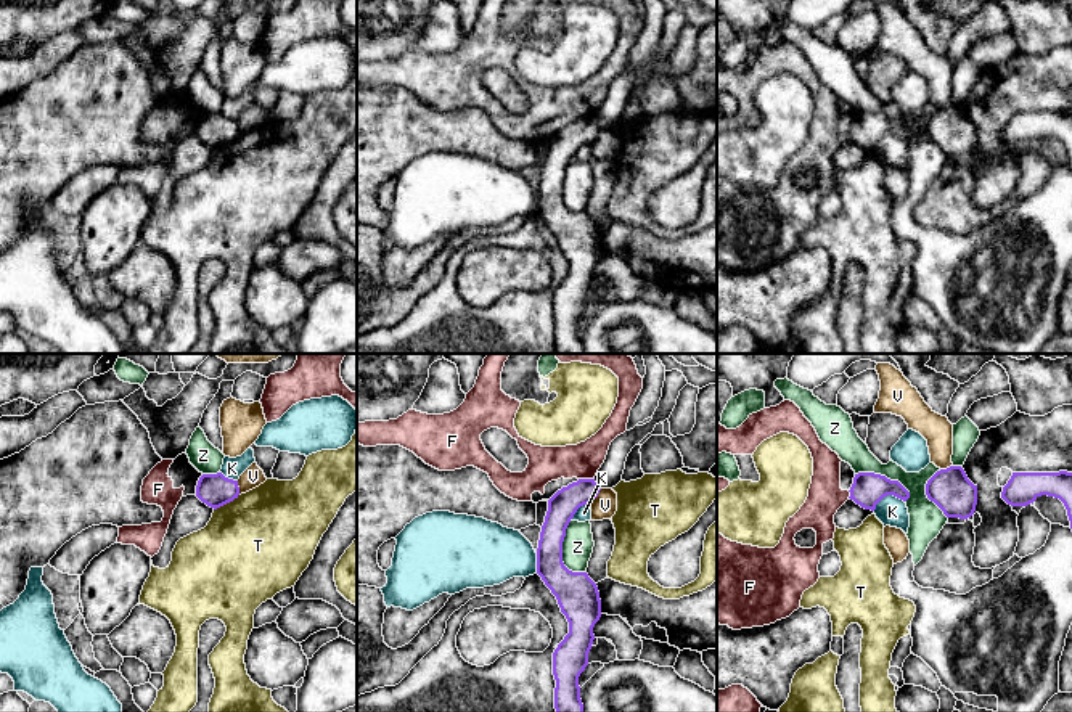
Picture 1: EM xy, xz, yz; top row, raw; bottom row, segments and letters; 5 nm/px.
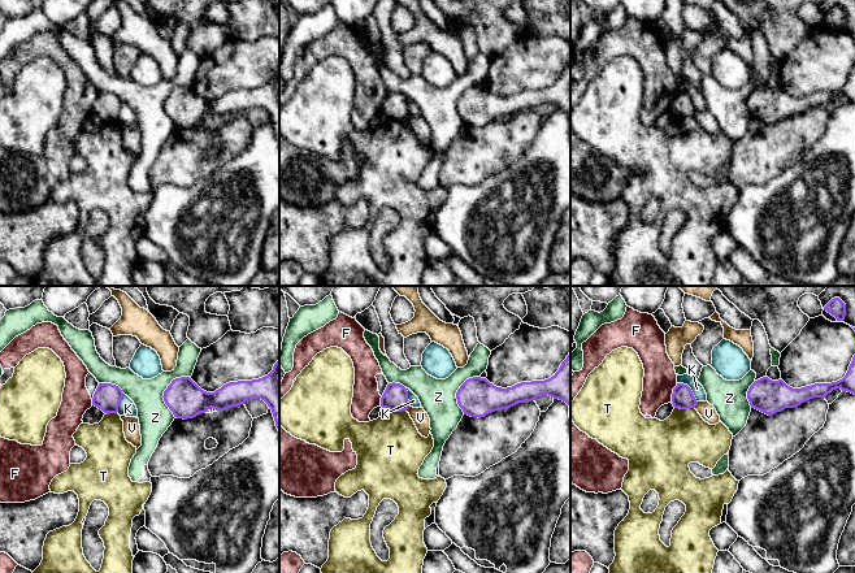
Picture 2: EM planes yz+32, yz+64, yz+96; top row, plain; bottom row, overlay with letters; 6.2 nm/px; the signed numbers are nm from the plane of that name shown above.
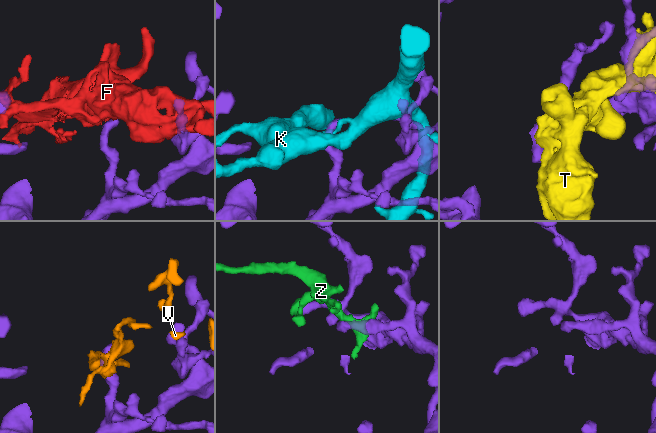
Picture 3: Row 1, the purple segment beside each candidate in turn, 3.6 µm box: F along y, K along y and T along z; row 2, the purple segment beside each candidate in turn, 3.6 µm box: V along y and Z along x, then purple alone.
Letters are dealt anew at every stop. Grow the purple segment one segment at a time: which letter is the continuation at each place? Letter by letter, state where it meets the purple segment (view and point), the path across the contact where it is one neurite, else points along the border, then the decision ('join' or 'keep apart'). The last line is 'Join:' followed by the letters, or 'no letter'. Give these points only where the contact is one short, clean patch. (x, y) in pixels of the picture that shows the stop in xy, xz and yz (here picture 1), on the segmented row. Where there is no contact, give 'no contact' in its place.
F: xz (587, 479) | keep apart
K: yz (887, 494) | keep apart
T: xy (225, 503) | keep apart
V: xz (597, 495) | keep apart
Z: xz (561, 552) | keep apart
Join: no letter

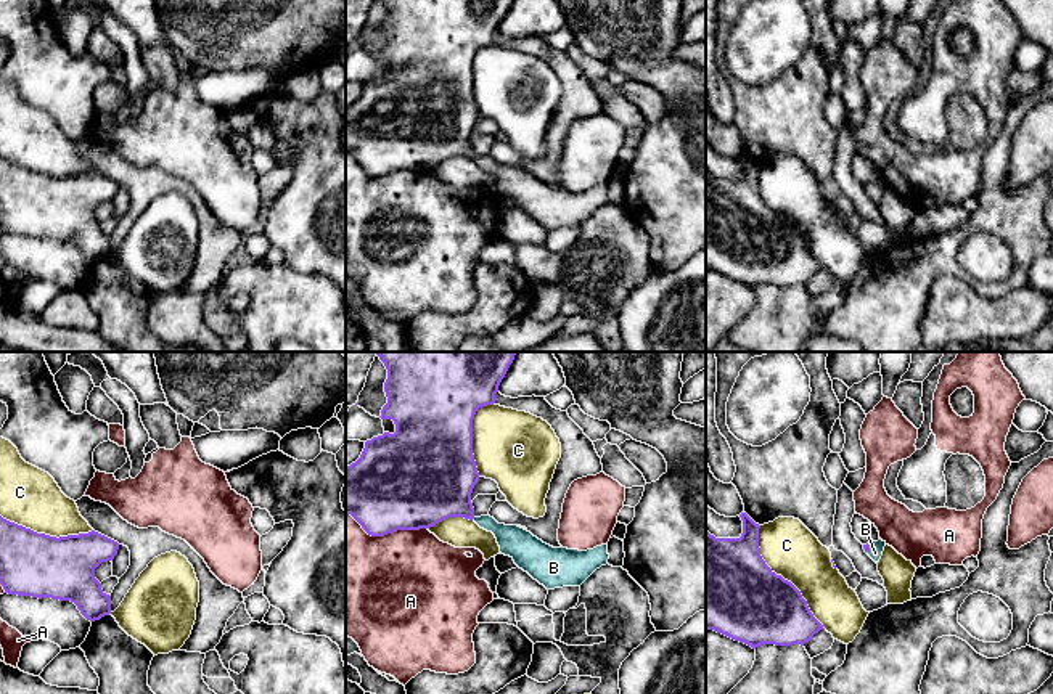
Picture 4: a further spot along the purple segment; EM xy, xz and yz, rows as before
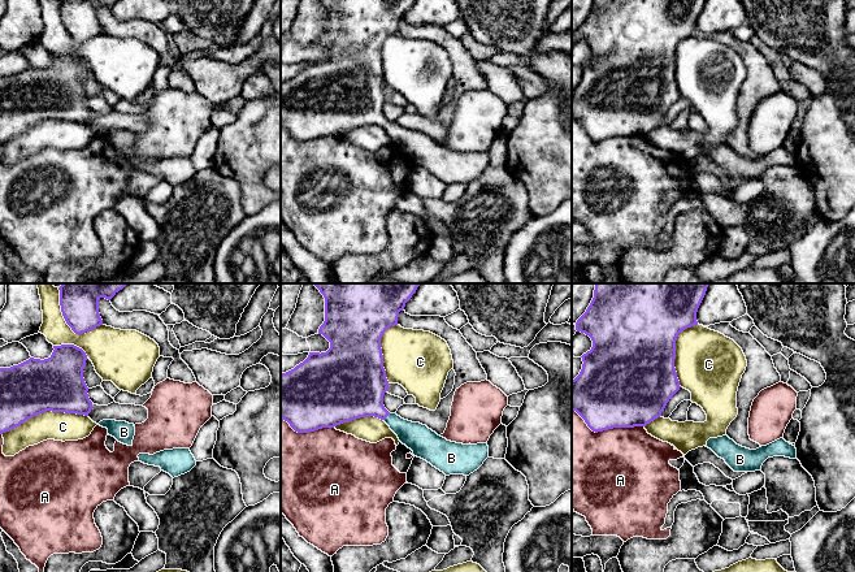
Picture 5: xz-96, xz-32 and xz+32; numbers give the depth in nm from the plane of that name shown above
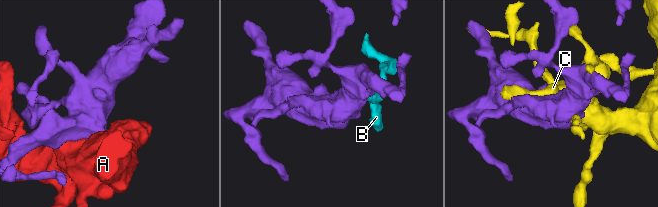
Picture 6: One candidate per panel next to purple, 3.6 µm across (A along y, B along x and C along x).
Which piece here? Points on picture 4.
A: xz (386, 534) | keep apart
B: yz (870, 547) | across yz (867, 547), (870, 547), (875, 553) | join
C: yz (782, 577) | keep apart
Join: B

